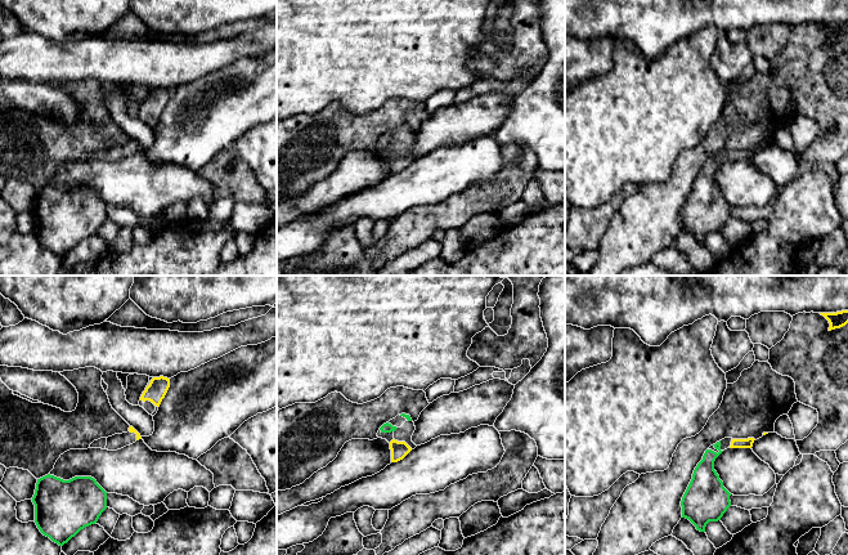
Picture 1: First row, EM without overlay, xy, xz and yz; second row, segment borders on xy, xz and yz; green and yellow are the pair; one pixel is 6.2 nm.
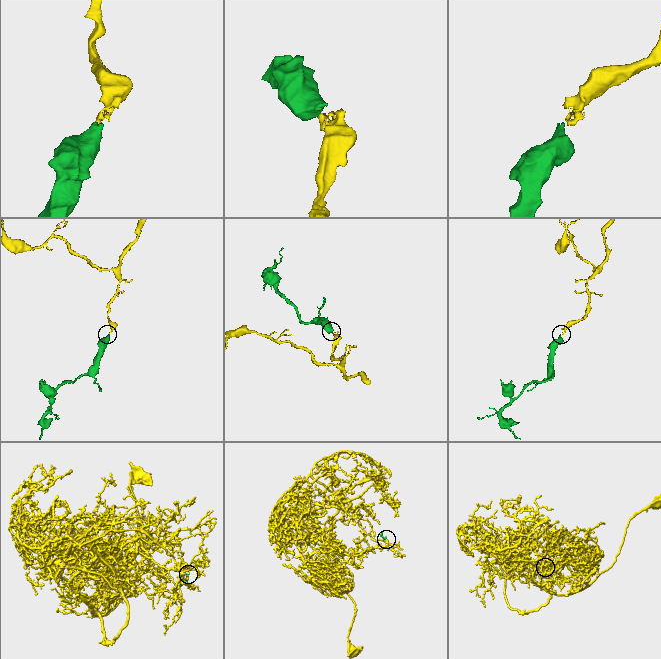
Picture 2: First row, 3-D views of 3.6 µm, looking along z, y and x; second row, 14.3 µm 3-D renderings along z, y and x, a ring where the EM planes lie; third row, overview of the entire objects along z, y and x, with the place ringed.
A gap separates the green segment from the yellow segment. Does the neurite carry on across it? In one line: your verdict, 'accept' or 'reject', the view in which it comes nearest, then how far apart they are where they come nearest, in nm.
accept; view xz; gap 50 nm

